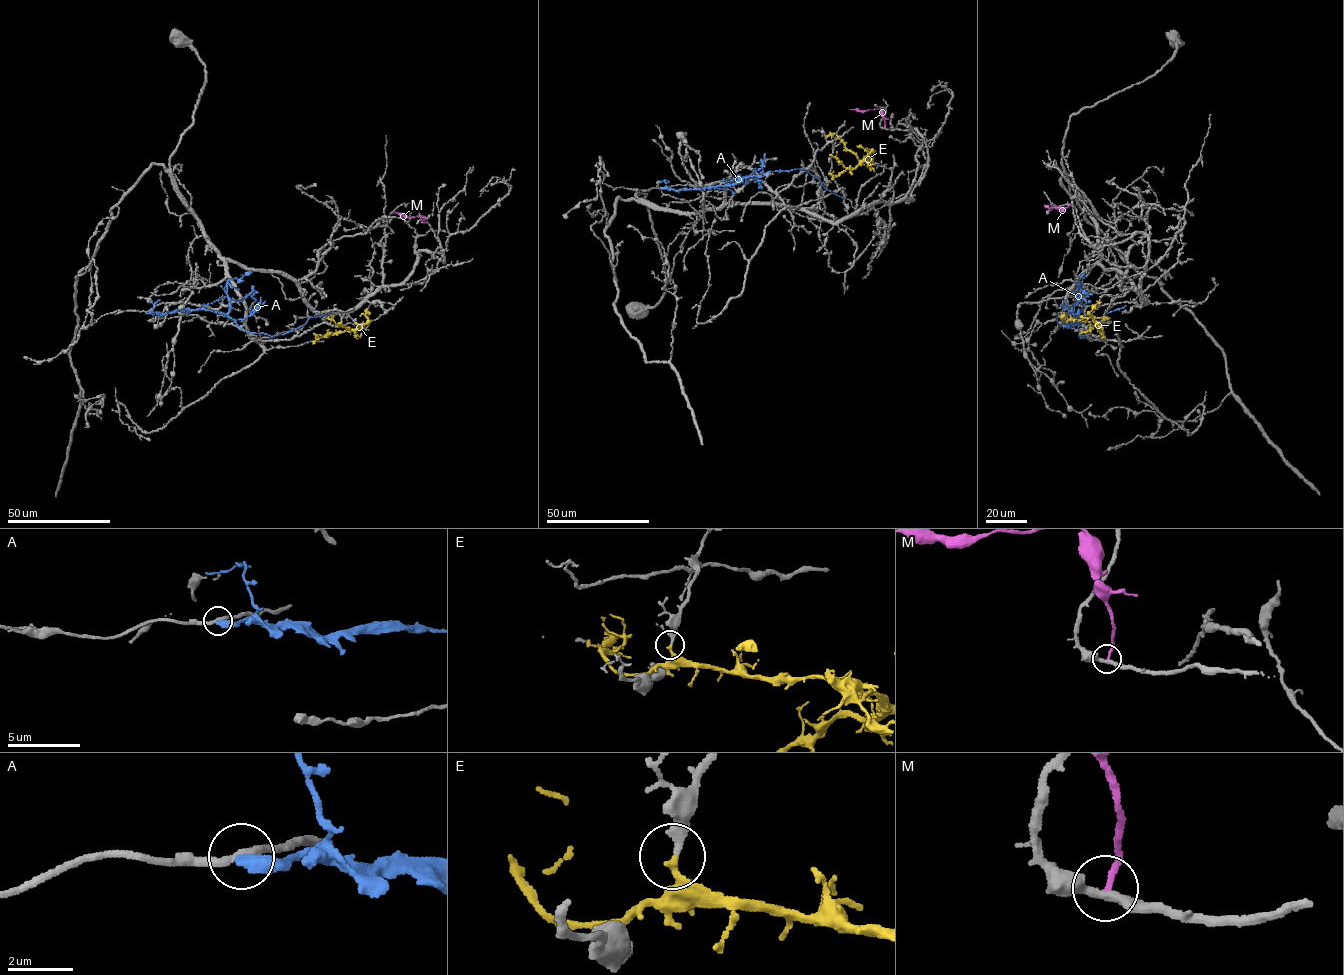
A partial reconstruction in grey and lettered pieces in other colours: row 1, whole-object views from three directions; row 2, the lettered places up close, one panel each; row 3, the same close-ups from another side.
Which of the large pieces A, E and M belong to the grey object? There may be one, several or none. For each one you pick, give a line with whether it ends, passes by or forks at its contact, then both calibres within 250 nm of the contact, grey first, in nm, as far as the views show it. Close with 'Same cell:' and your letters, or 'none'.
Same cell: none

